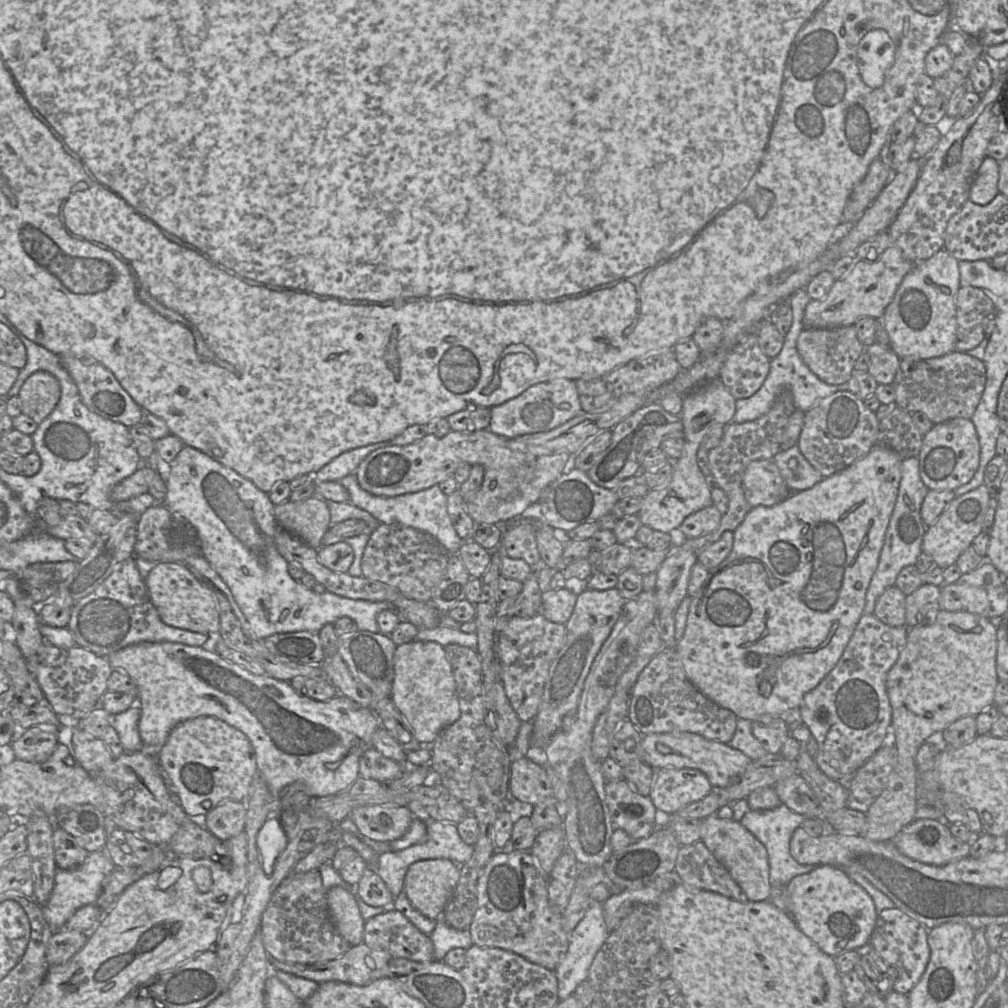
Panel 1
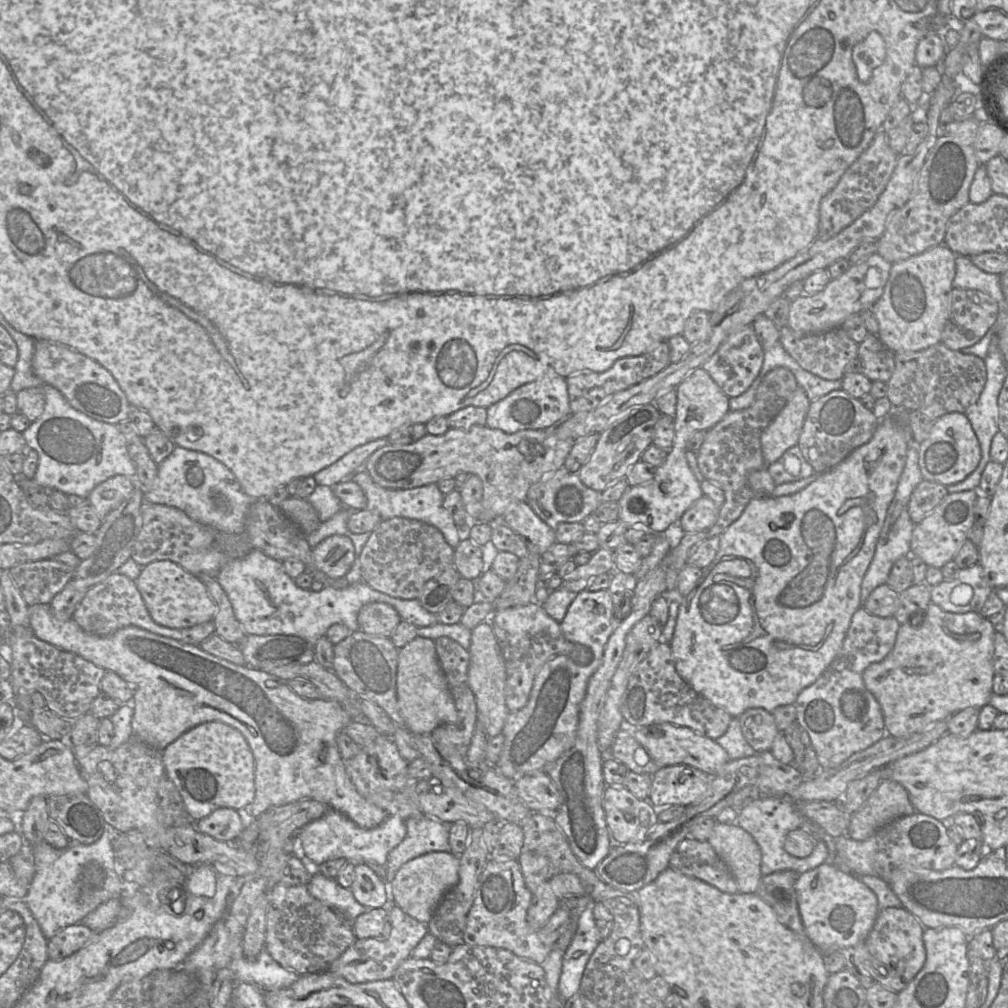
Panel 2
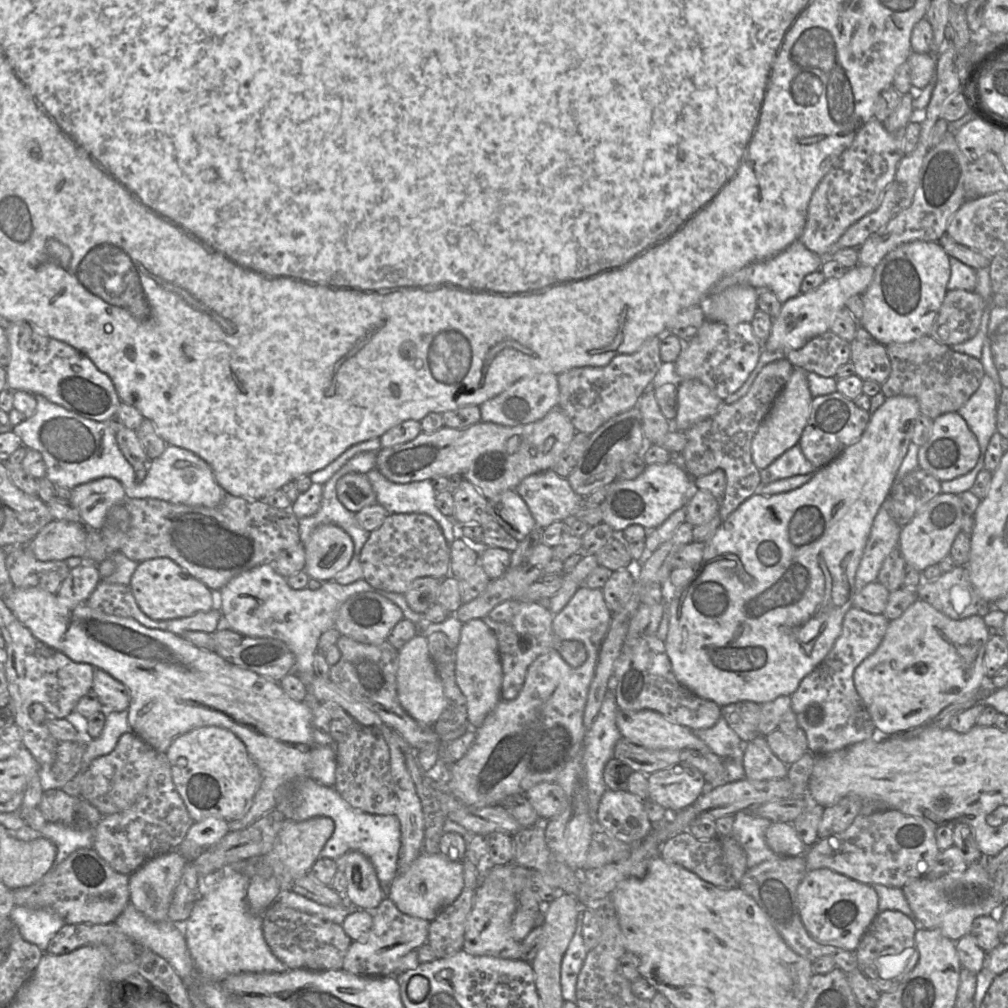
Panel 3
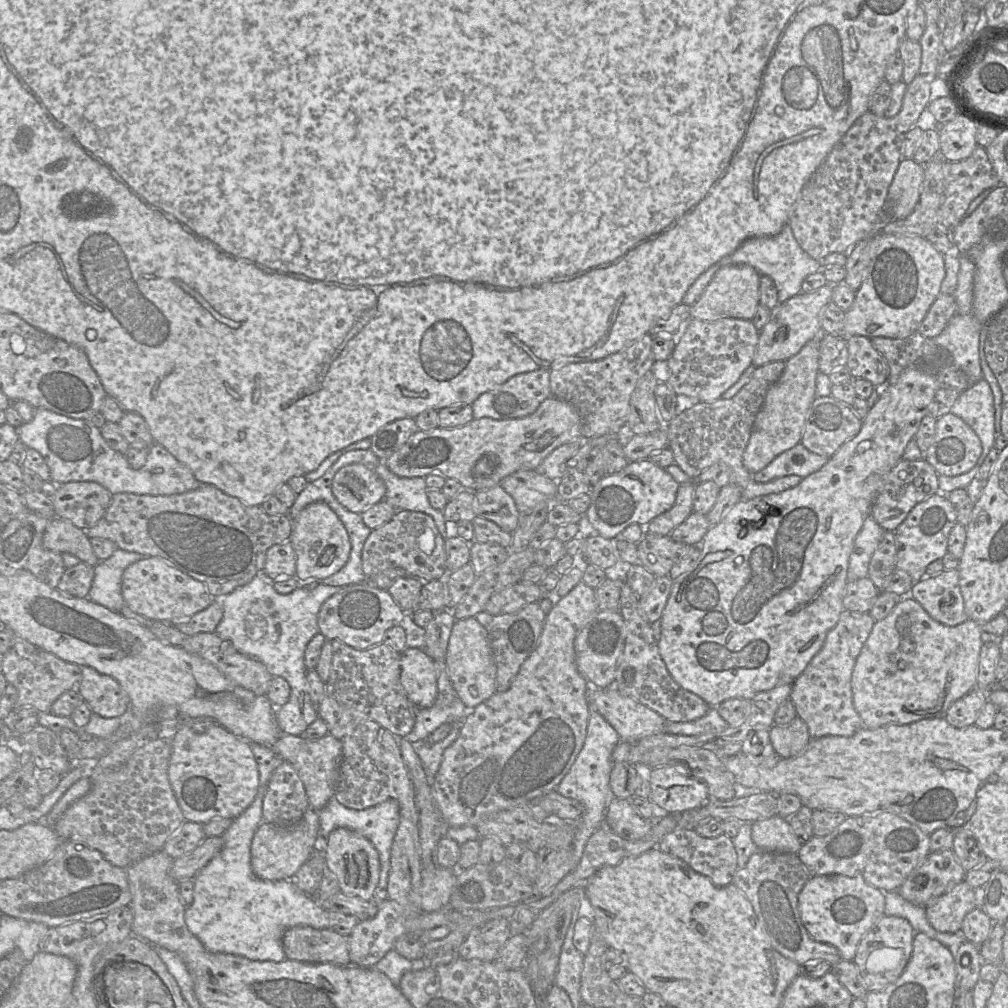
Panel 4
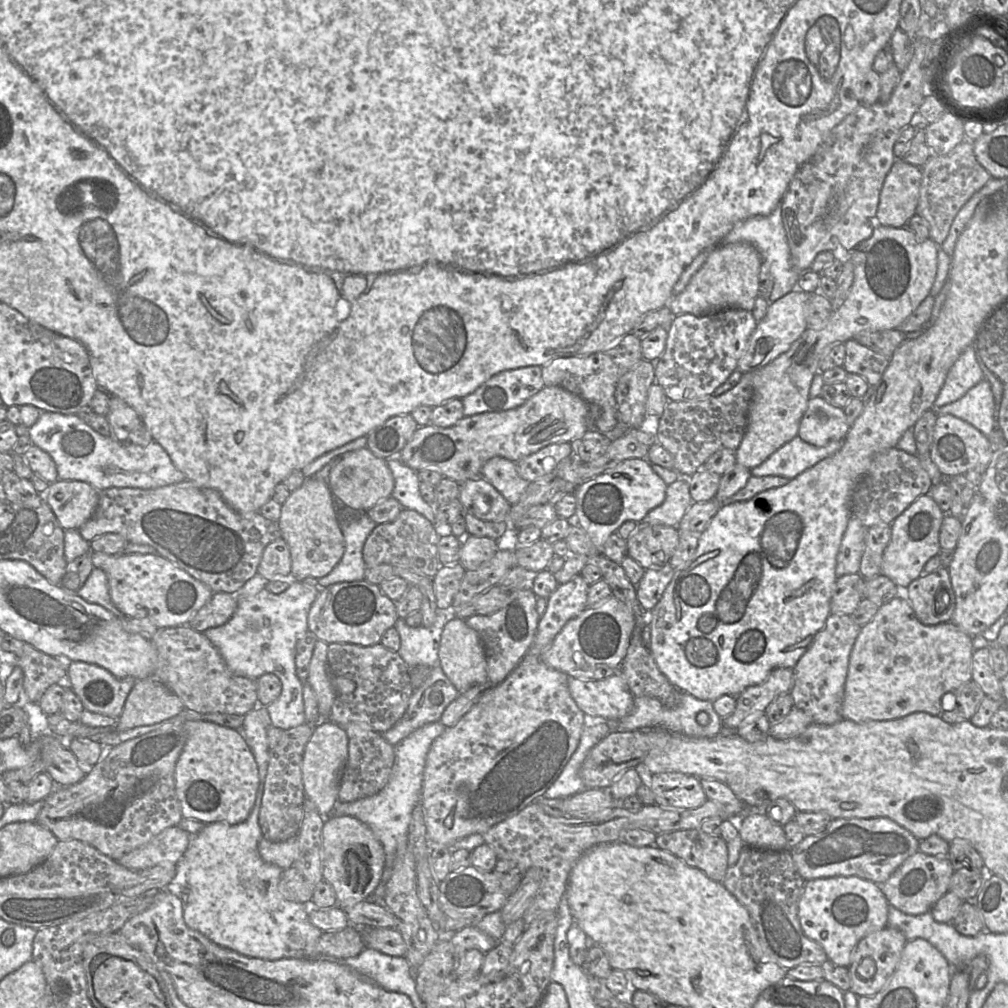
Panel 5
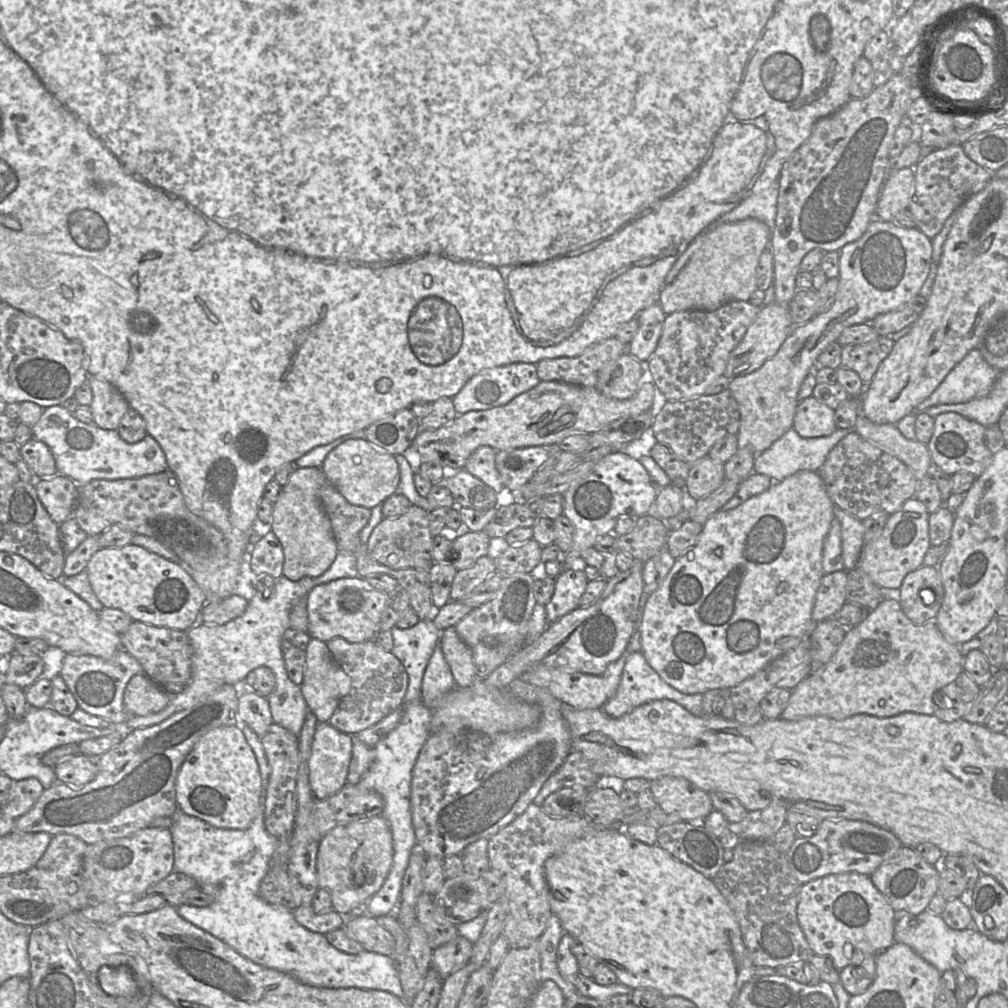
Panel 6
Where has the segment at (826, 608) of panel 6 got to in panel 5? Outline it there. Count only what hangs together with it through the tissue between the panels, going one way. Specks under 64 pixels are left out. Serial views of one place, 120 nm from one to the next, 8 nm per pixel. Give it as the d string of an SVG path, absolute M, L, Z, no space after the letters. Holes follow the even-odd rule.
M860 574L838 577L830 601L831 614L851 615L865 597L865 579Z

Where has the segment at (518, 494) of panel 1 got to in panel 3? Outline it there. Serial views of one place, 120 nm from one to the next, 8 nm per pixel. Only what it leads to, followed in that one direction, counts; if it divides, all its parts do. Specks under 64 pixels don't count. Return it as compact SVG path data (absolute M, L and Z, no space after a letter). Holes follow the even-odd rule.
M556 407L542 419L519 426L480 421L465 428L443 426L403 444L377 451L376 469L398 484L460 475L488 500L506 490L514 490L529 475L551 470L577 430L568 416Z

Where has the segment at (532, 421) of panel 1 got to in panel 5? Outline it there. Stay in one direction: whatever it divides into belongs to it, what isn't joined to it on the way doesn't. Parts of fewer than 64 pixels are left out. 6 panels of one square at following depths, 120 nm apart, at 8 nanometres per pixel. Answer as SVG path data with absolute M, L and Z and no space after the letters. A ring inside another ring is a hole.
M531 365L501 371L461 399L464 415L517 408L543 387L542 366Z

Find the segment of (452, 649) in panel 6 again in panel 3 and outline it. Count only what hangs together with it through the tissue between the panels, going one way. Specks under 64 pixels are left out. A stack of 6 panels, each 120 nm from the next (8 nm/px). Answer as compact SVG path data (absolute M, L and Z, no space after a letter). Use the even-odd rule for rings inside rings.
M476 618L462 624L456 648L455 678L467 701L470 728L478 728L501 700L503 679L497 638L482 619Z

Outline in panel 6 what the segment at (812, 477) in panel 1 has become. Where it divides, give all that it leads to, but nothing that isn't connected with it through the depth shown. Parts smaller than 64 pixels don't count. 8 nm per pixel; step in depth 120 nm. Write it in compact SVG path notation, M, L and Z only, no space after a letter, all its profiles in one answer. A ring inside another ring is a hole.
M792 427L768 449L756 454L753 471L768 476L774 482L780 482L786 477L803 470L817 472L824 464L831 449L851 431L853 429L837 428L828 436L804 438Z

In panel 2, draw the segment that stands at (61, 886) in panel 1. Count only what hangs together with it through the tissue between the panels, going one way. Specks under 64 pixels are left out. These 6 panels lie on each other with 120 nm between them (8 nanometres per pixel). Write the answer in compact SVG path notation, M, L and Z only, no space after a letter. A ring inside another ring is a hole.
M106 824L101 837L92 844L69 841L66 848L56 849L42 841L30 846L35 874L28 886L25 901L47 940L65 927L81 922L100 904L113 898L120 898L125 892L128 886L119 876L112 848L112 840L116 833L123 832ZM91 861L96 861L103 867L105 878L100 886L84 890L81 885L81 873L84 866Z

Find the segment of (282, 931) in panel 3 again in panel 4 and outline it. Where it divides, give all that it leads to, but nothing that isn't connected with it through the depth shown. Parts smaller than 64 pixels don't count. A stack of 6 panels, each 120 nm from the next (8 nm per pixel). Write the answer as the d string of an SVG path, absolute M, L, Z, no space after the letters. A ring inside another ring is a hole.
M309 926L288 928L282 936L286 959L310 964L350 964L348 937L329 928Z

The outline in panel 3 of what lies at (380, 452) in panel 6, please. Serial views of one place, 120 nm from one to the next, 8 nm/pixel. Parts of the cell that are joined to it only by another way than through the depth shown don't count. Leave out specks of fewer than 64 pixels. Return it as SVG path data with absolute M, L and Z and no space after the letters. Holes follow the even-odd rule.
M351 472L341 477L336 484L337 498L353 513L377 503L376 494L366 474Z

